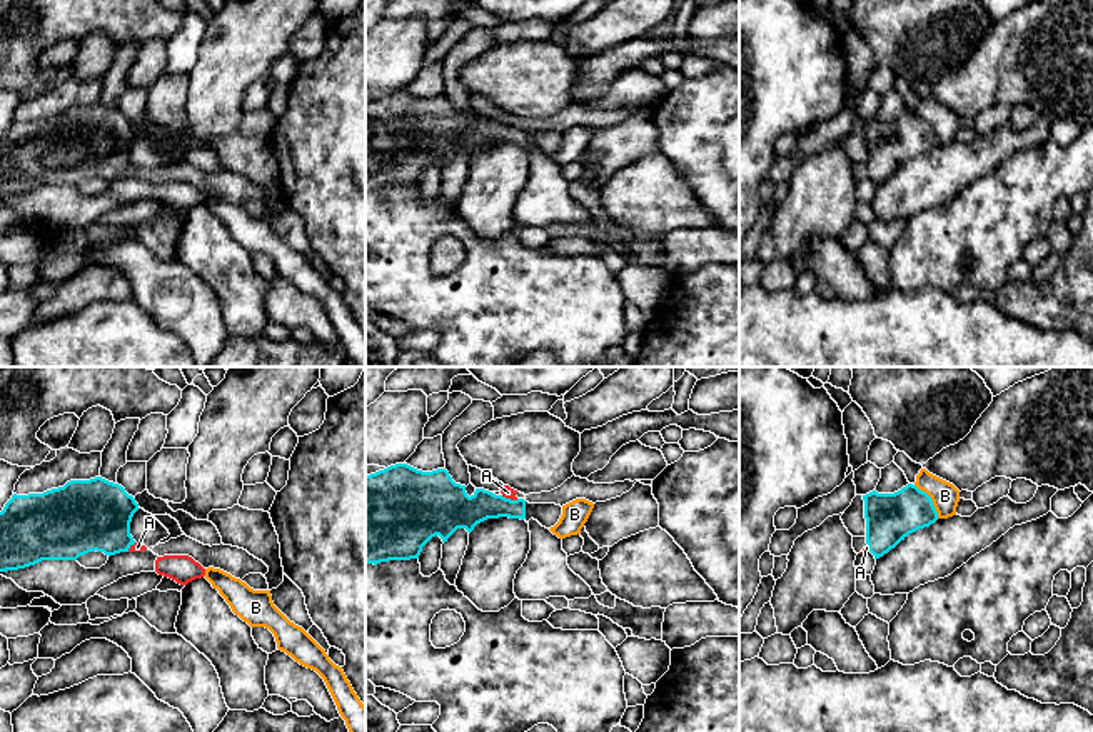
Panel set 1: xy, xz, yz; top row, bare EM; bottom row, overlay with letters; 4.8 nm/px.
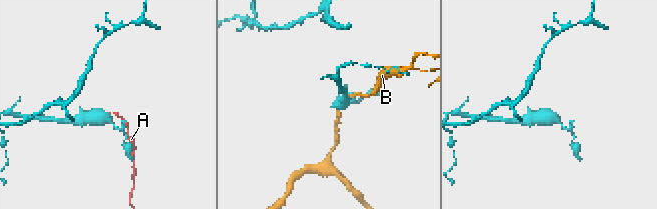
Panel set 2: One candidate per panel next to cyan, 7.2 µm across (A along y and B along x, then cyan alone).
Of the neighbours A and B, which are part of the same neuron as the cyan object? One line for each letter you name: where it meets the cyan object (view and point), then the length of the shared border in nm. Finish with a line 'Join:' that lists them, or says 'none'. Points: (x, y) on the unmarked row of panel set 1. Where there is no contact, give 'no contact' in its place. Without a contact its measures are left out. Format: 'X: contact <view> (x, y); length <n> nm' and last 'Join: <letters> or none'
Join: none

